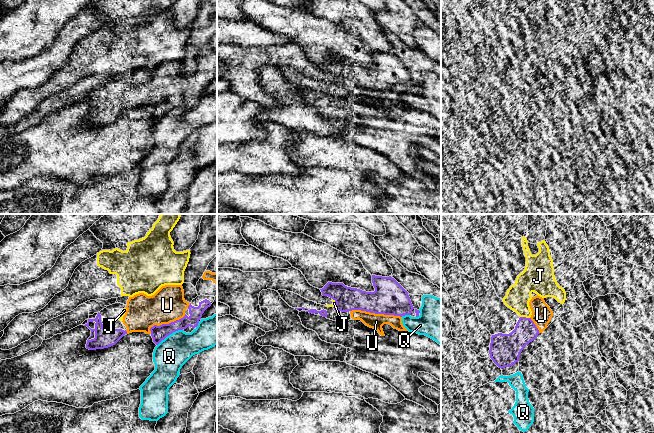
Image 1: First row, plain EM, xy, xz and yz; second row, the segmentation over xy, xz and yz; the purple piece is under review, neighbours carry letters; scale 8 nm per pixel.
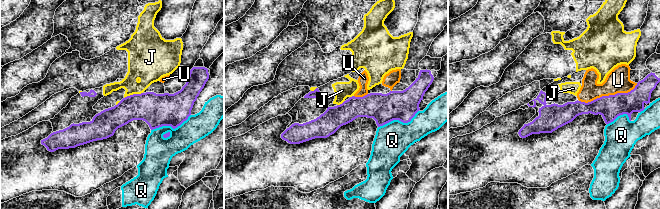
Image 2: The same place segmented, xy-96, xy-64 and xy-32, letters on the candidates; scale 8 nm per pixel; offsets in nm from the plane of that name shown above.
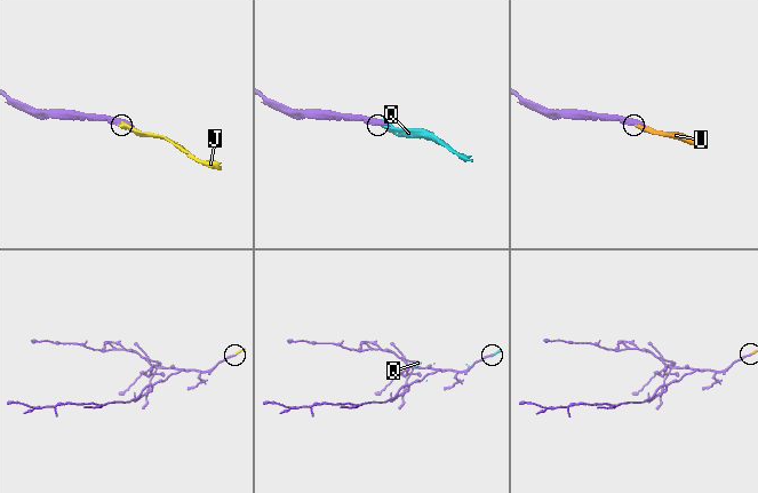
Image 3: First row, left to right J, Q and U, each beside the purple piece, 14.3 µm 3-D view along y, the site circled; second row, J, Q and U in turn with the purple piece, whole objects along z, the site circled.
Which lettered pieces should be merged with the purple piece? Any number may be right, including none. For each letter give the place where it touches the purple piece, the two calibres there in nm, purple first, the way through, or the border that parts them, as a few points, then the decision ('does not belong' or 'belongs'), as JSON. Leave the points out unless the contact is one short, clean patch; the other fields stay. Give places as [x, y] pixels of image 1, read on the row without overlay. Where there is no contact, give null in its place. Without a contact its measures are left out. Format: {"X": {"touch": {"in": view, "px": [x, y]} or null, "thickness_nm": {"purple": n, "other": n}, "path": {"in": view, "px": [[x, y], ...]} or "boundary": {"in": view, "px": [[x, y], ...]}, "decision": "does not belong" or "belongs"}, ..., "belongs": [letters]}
{"J": {"touch": {"in": "yz", "px": [525, 93]}, "thickness_nm": {"purple": 190, "other": 200}, "decision": "does not belong"}, "Q": {"touch": {"in": "xy", "px": [169, 110]}, "thickness_nm": {"purple": 120, "other": 260}, "decision": "does not belong"}, "U": {"touch": {"in": "xz", "px": [376, 89]}, "thickness_nm": {"purple": 280, "other": 120}, "decision": "belongs"}, "belongs": ["U"]}

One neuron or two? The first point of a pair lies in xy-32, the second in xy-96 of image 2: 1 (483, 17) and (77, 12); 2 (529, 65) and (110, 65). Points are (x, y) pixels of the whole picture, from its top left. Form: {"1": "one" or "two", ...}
{"1": "two", "2": "one"}

